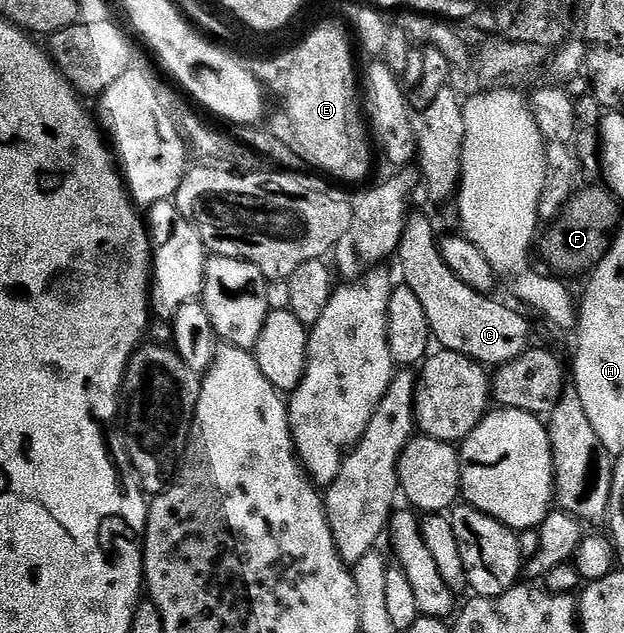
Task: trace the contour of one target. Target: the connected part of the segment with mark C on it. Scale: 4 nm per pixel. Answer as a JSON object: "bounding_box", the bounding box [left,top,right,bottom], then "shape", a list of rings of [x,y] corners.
{"bounding_box":[395,213,530,365],"shape":[[[413,213],[405,220],[395,263],[401,266],[400,282],[409,287],[423,305],[429,334],[438,348],[466,355],[482,365],[509,363],[530,350],[529,323],[515,308],[493,299],[497,297],[492,294],[484,295],[471,289],[471,285],[459,281],[459,277],[447,269],[441,256],[439,235],[433,232],[433,223],[427,216]]]}

